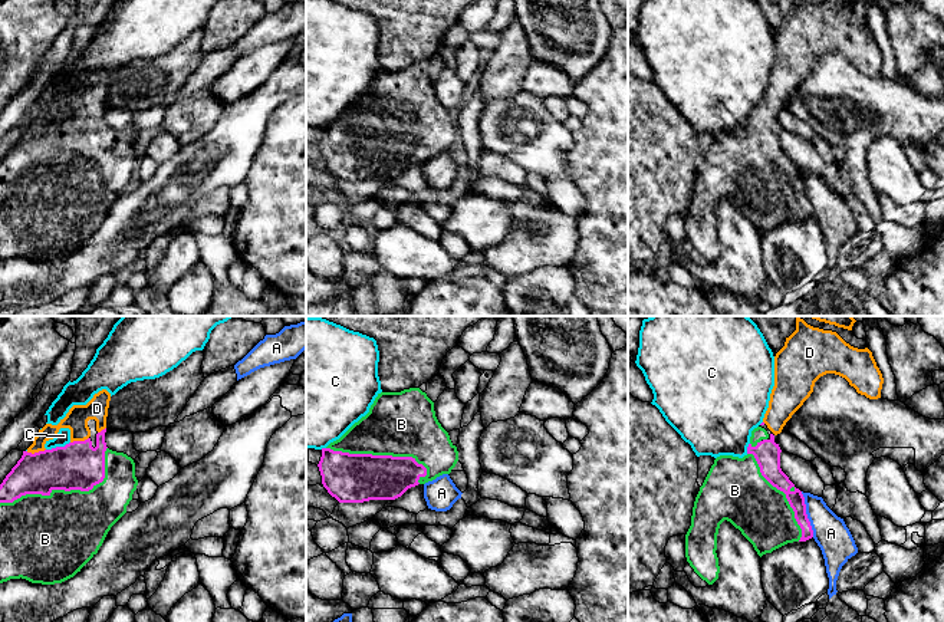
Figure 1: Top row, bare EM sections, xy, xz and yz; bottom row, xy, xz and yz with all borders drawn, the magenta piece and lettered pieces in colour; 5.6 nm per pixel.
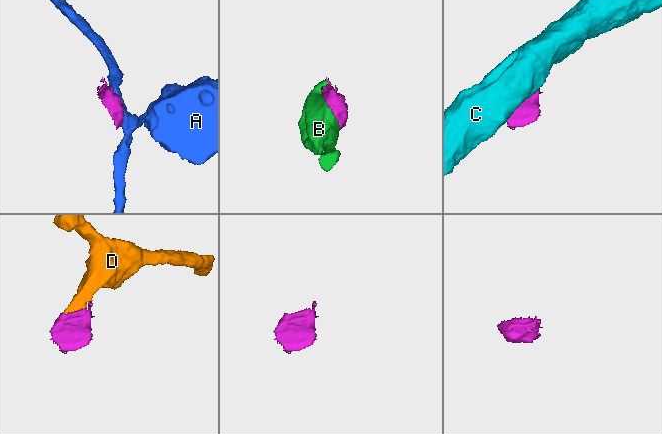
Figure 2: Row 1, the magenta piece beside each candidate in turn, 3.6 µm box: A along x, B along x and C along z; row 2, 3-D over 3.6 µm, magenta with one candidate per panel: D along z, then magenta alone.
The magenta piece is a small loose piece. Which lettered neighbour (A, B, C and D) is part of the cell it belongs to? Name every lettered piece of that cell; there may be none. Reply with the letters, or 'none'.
B, D

